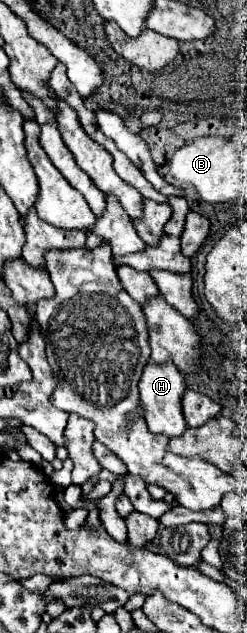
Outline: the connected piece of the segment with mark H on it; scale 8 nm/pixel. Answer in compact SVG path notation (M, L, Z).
M167 361L167 363L147 363L139 381L139 399L143 407L143 417L147 421L147 427L153 433L165 433L167 437L177 437L185 431L185 419L181 413L181 397L185 391L185 379L179 373L179 369Z

